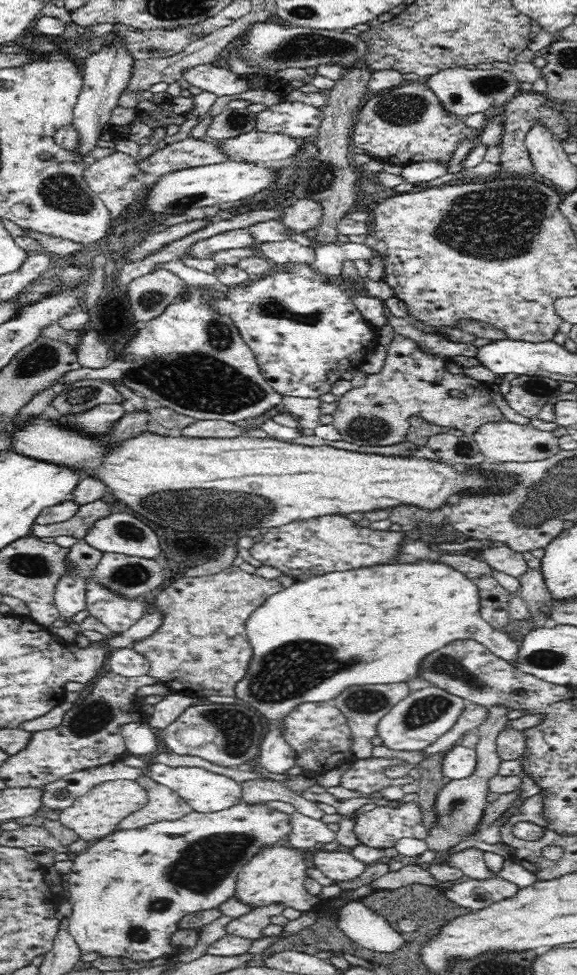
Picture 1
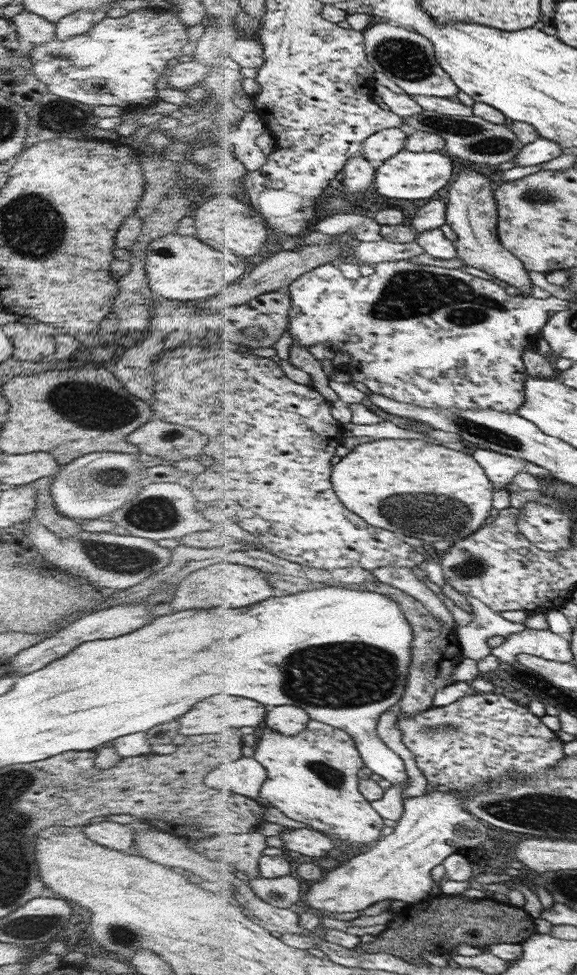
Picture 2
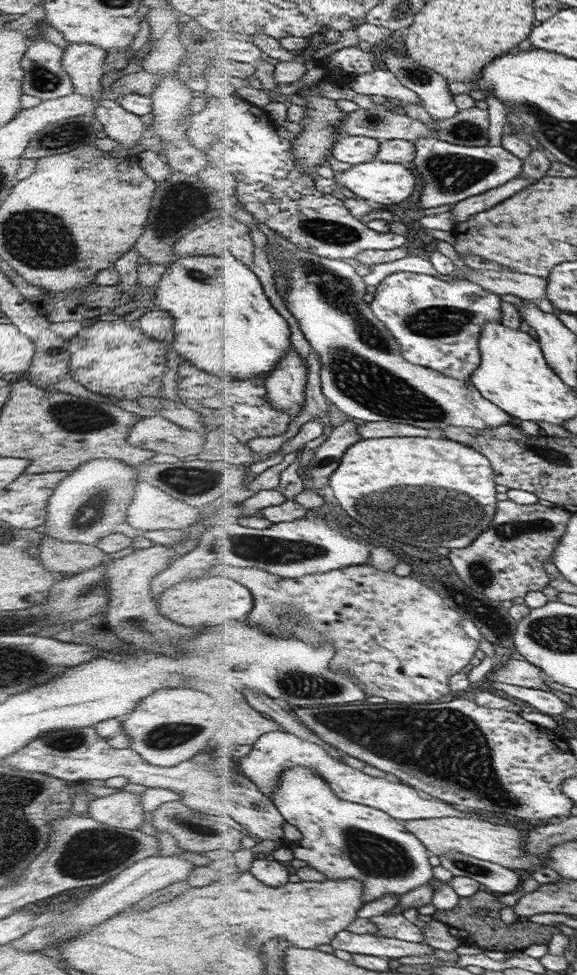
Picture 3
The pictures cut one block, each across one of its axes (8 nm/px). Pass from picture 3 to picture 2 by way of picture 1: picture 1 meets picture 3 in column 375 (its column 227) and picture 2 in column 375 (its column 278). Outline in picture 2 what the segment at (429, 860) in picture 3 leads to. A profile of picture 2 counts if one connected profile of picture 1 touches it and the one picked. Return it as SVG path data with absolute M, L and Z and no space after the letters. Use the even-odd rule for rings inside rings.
M314 719L310 721L310 724L303 733L297 735L287 735L268 726L263 726L261 730L264 730L264 732L261 731L261 733L251 741L250 750L252 751L253 755L269 770L268 780L266 781L260 796L262 801L266 802L268 805L278 808L280 811L284 812L288 817L294 820L304 822L318 831L326 832L326 834L329 834L329 837L336 840L335 843L337 846L340 846L340 842L338 840L348 842L347 846L343 846L344 849L362 850L364 852L382 840L386 834L385 819L383 815L379 813L379 810L375 809L373 802L368 800L361 791L362 776L360 775L360 772L362 772L362 768L366 768L367 762L363 759L363 754L360 752L355 738L347 730L342 730L340 727L332 726L328 723L320 722Z

